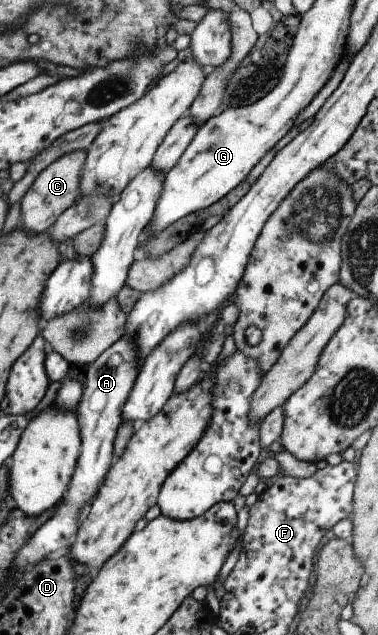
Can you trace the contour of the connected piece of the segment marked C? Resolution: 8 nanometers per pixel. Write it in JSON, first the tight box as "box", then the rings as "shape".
{"box":[20,150,86,234],"shape":[[[73,150],[60,155],[44,167],[22,195],[20,205],[21,228],[26,234],[37,234],[49,229],[55,220],[79,196],[80,179],[86,150]]]}

